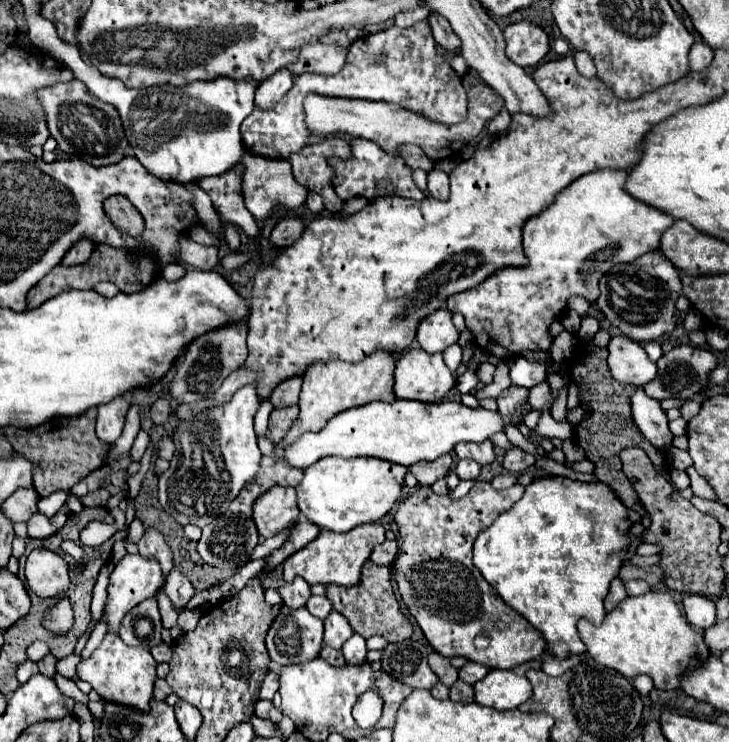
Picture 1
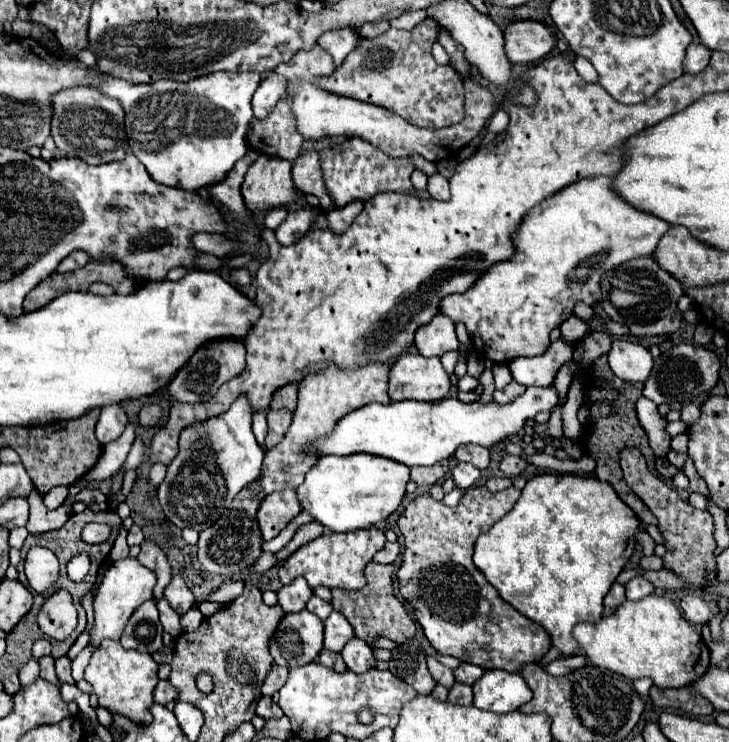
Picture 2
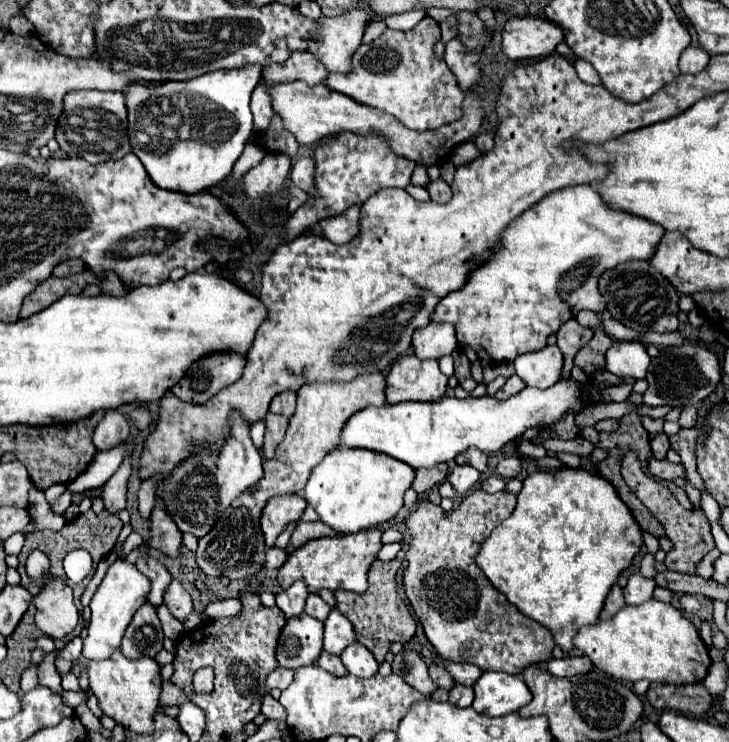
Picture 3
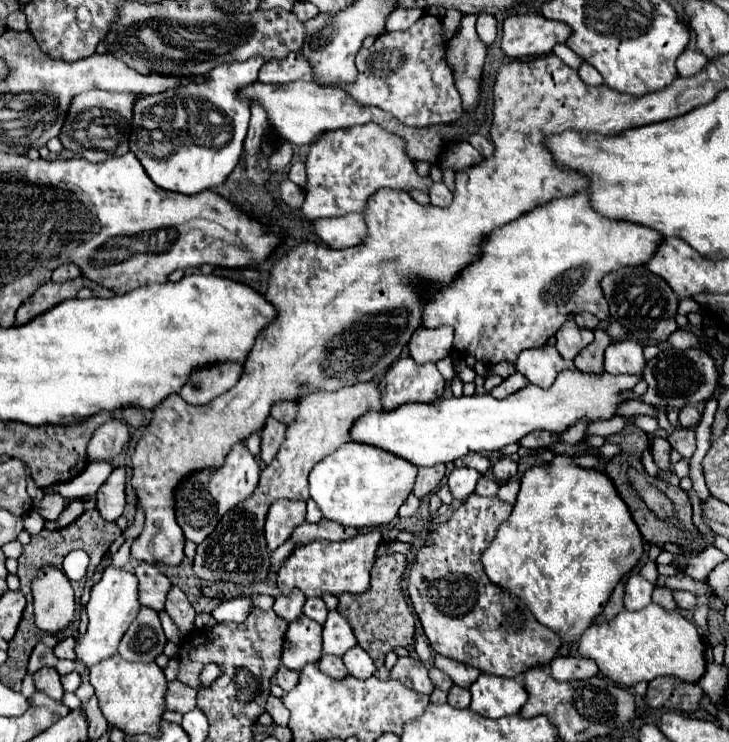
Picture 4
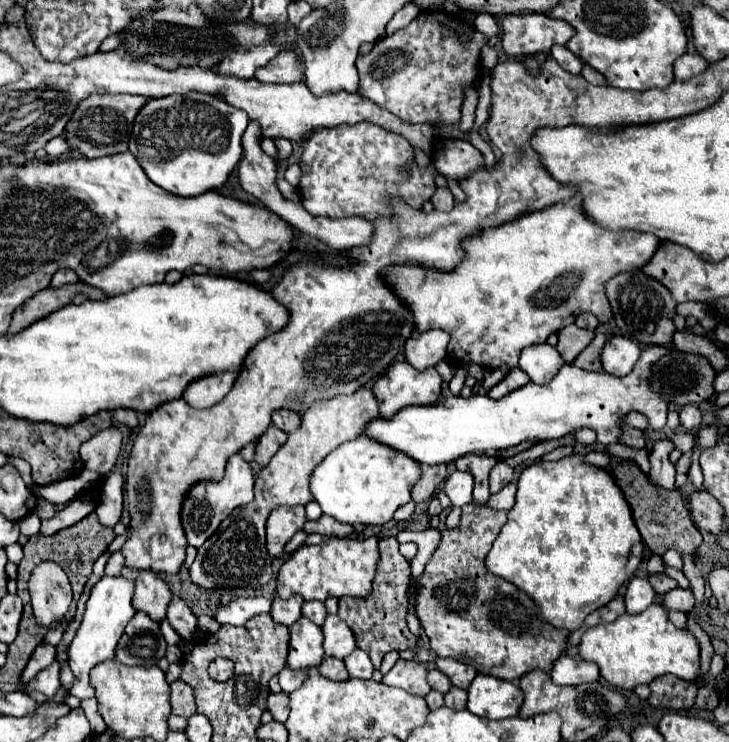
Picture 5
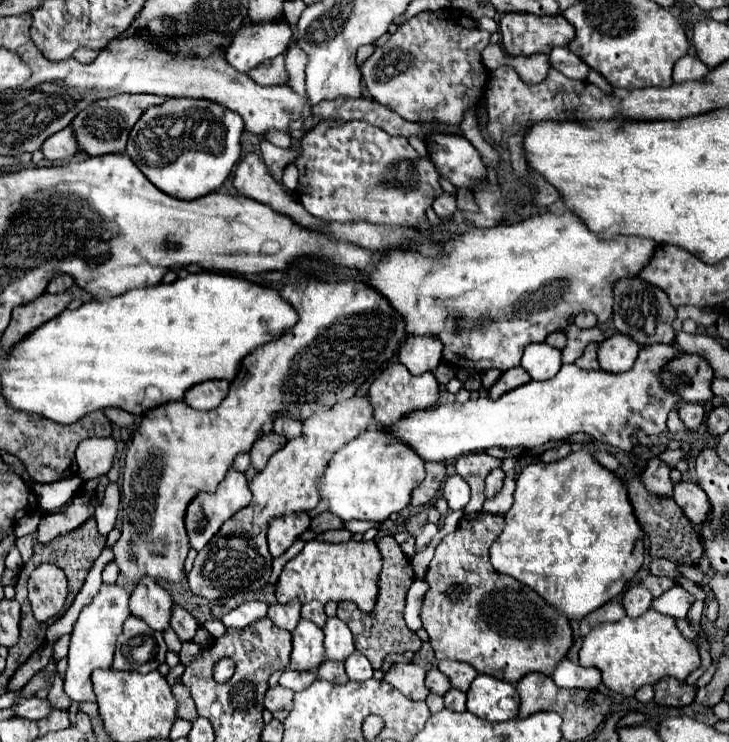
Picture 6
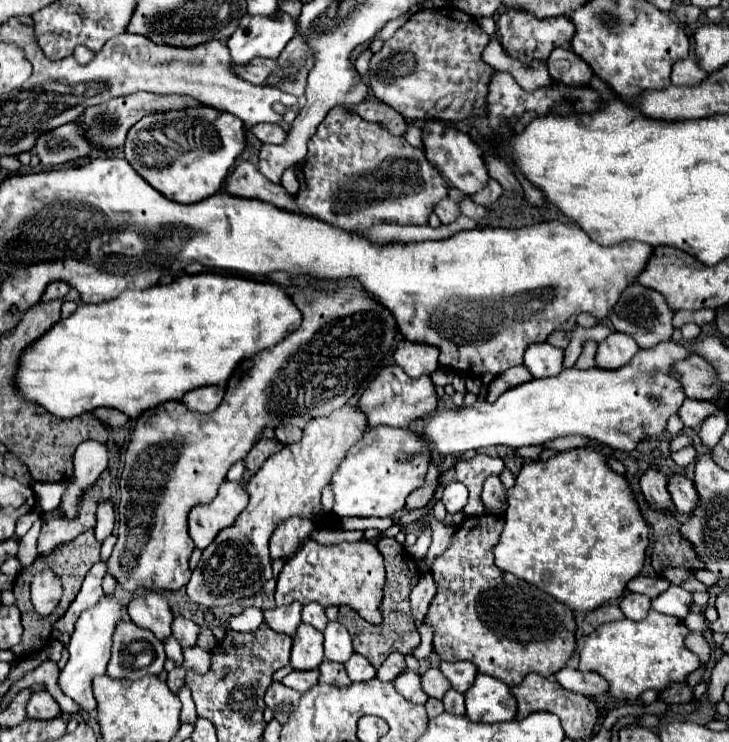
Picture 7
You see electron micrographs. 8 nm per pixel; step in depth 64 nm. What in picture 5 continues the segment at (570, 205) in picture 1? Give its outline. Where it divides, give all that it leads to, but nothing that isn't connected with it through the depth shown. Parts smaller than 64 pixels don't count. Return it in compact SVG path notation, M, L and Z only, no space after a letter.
M554 204L554 206L548 206L544 210L524 214L522 218L516 218L514 222L496 226L494 230L486 230L486 234L480 234L478 238L470 238L470 242L466 242L466 262L462 266L458 266L458 270L452 270L450 274L438 274L438 270L430 270L430 268L424 268L424 266L390 266L390 270L386 270L386 278L394 286L394 290L398 290L398 294L402 294L402 298L406 298L406 302L410 302L410 306L414 306L414 326L418 330L426 332L426 330L432 330L432 328L442 328L450 334L450 346L448 346L448 358L450 360L454 360L454 362L476 362L476 364L486 366L486 368L498 368L500 364L508 364L510 368L514 368L518 364L520 352L526 346L544 344L550 334L556 334L564 326L572 324L574 318L582 312L592 312L602 324L608 322L612 318L612 314L610 314L608 298L604 294L606 278L612 278L614 274L618 274L622 270L642 268L654 256L658 244L660 244L660 240L654 238L654 234L636 232L636 230L608 230L608 228L598 226L580 208L574 208L570 204Z

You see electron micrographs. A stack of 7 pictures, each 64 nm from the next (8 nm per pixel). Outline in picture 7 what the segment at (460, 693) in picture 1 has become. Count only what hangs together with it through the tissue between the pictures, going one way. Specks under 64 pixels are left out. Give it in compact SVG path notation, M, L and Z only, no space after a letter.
M448 690L446 696L442 698L444 702L444 710L452 712L452 714L466 714L464 710L464 694L456 692L456 690Z

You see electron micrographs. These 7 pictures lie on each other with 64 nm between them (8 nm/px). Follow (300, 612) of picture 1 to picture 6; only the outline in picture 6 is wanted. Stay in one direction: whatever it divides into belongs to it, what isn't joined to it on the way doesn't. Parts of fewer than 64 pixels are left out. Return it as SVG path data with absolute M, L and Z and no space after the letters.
M300 620L292 632L290 670L316 670L324 660L324 632L314 622Z

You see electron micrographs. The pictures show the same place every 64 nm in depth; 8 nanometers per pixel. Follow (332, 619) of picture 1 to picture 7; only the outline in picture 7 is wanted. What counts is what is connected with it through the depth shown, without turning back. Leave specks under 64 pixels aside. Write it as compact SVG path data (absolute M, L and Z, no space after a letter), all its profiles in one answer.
M336 620L328 622L324 630L324 654L332 662L346 662L354 654L348 630Z

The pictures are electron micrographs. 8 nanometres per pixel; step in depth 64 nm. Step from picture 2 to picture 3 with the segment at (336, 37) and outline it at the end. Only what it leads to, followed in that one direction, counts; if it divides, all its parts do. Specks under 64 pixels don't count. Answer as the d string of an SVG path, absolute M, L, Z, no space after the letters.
M362 8L334 18L324 16L322 30L318 36L314 36L314 40L310 40L308 50L312 54L318 54L318 58L326 62L328 70L350 72L350 58L360 46L364 28L372 18L372 12L366 12Z

